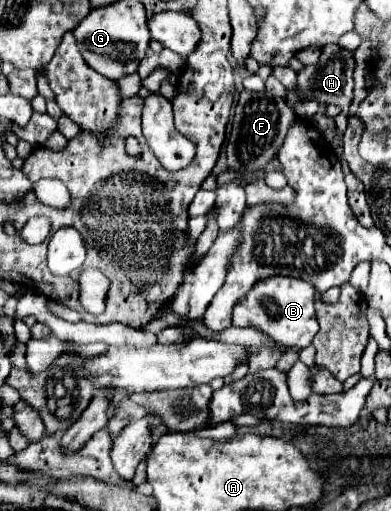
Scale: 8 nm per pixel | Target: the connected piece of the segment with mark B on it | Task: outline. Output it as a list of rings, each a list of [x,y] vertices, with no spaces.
[[[274,276],[254,282],[250,294],[240,298],[234,306],[234,326],[254,326],[256,330],[268,334],[274,342],[284,346],[306,348],[312,344],[312,338],[318,332],[316,312],[314,312],[314,286],[302,278]]]

